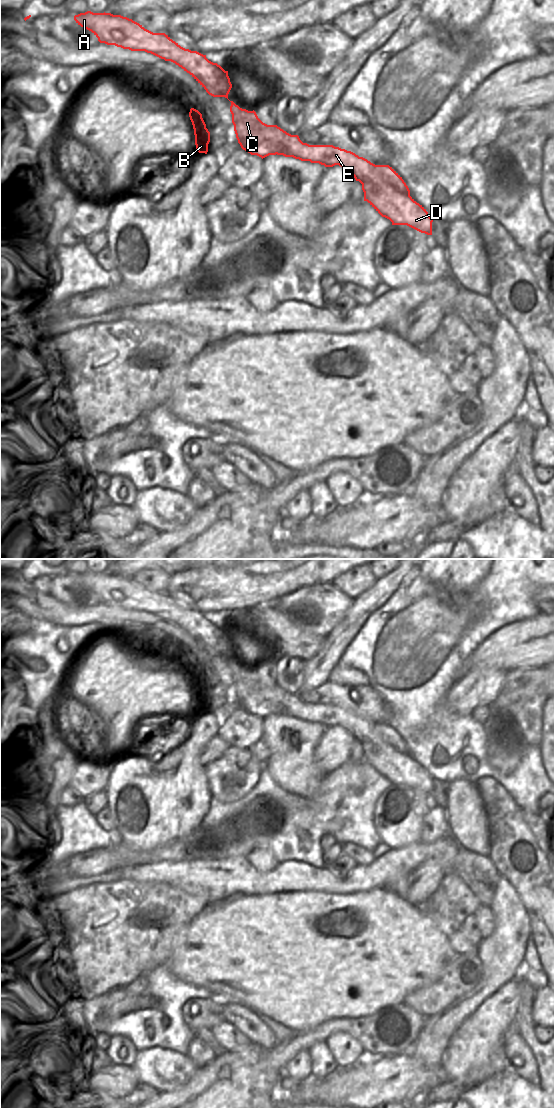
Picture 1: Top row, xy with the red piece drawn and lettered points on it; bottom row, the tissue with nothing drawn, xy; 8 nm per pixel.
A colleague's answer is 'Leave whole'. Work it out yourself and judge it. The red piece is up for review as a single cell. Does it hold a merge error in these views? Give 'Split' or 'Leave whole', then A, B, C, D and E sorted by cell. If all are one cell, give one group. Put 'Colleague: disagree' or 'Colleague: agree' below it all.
Split. Groups: A C D E / B
Colleague: disagree

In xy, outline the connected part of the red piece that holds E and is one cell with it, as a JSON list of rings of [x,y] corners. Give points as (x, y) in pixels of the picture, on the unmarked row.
[[[233,661],[231,662],[230,672],[232,674],[232,683],[234,691],[237,691],[241,697],[249,695],[259,695],[269,699],[273,703],[279,703],[284,710],[277,715],[293,717],[301,721],[321,721],[324,725],[333,727],[339,725],[347,729],[362,744],[364,752],[364,761],[367,761],[382,777],[389,779],[392,785],[407,785],[421,793],[432,795],[433,778],[426,769],[417,763],[410,755],[399,753],[394,747],[389,745],[376,730],[376,725],[363,717],[359,717],[351,711],[335,707],[333,705],[309,705],[303,703],[298,695],[291,695],[278,687],[277,685],[267,685],[257,676],[256,672],[240,668]]]

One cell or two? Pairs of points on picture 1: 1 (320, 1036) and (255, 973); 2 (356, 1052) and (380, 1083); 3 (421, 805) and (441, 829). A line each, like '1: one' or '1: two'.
1: two
2: two
3: two

